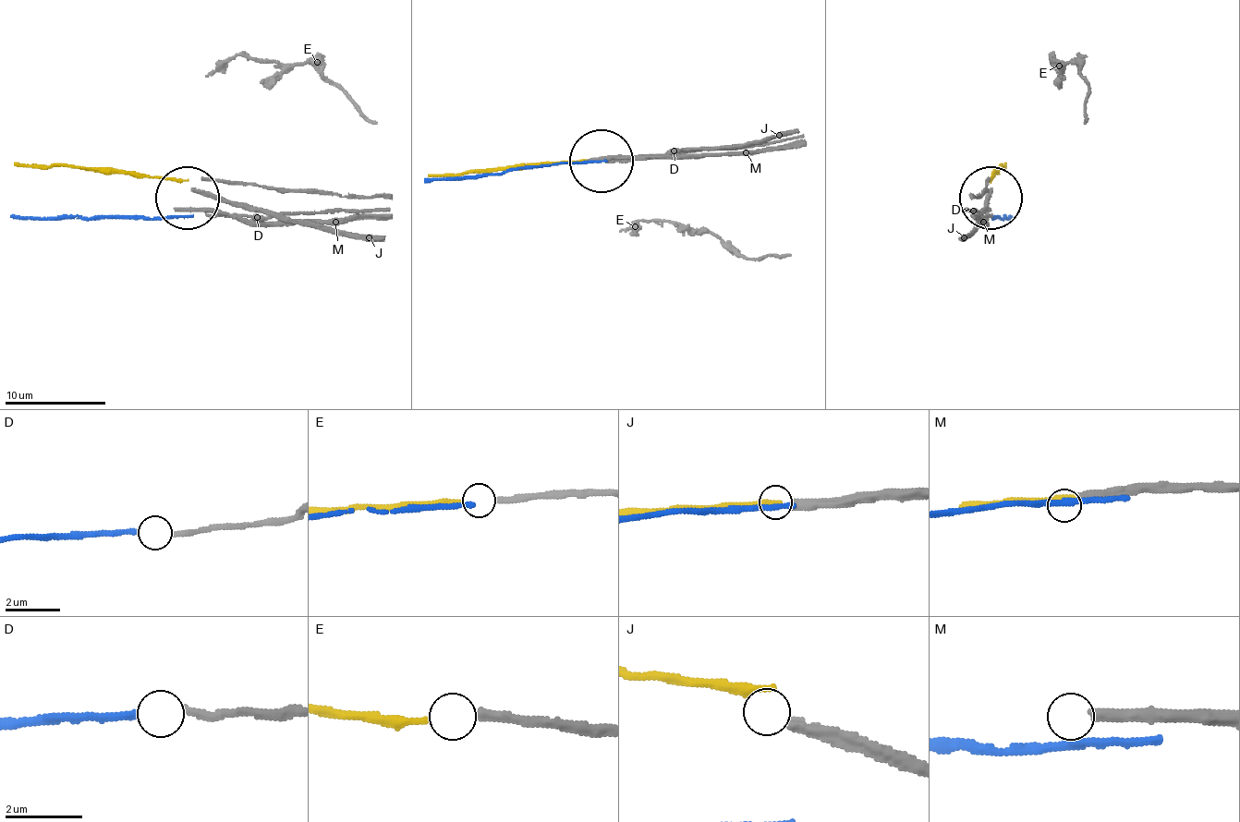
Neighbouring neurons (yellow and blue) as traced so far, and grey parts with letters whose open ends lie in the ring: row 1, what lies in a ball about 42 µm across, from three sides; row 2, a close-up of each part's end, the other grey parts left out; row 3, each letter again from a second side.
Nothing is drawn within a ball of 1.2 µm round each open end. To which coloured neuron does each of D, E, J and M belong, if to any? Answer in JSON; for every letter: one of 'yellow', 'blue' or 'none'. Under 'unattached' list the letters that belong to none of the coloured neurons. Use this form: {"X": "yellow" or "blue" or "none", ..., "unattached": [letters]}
{"D": "blue", "E": "yellow", "J": "none", "M": "none", "unattached": ["J", "M"]}

